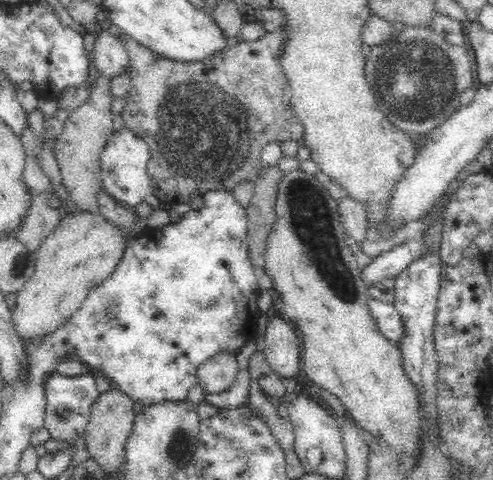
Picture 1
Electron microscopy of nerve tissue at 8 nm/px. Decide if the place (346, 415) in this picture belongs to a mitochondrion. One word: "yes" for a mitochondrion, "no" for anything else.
no

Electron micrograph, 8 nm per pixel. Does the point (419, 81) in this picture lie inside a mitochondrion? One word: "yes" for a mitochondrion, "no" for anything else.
yes

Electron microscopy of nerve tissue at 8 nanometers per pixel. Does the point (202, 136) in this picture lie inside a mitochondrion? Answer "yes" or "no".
yes

